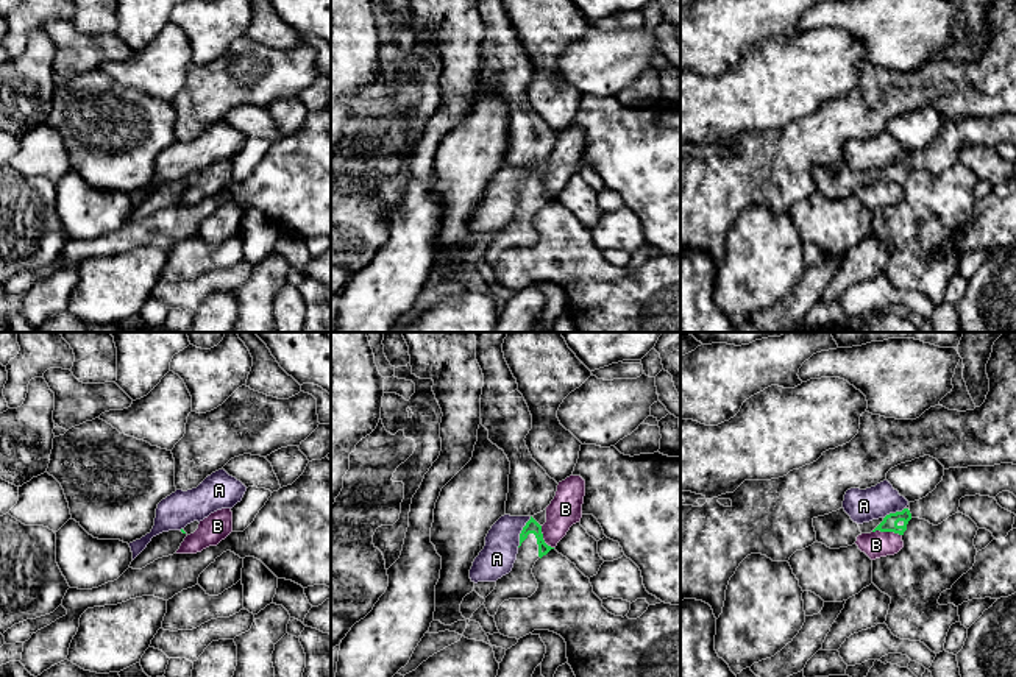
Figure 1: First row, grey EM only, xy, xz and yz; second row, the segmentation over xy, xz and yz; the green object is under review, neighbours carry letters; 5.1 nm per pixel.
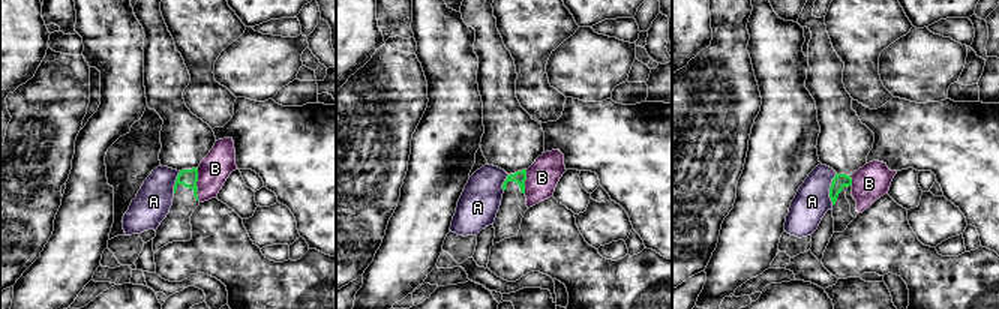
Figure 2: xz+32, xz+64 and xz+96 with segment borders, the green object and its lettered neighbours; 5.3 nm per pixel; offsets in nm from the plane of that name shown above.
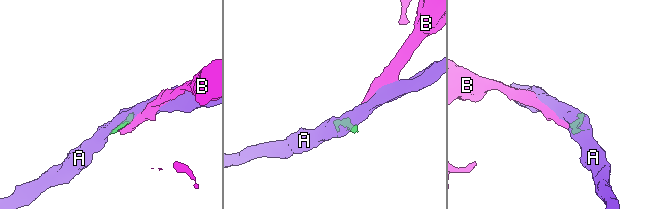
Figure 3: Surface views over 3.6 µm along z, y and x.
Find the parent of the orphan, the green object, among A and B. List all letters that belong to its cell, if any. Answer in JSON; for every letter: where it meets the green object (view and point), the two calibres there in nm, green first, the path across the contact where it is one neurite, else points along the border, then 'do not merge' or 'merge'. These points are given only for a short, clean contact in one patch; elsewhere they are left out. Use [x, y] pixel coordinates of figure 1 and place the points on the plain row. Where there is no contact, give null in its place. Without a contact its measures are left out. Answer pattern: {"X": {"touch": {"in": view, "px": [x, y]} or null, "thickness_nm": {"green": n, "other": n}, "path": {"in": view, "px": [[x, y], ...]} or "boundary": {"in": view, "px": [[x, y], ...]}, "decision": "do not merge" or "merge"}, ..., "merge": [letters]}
{"A": {"touch": {"in": "xz", "px": [522, 183]}, "thickness_nm": {"green": 70, "other": 180}, "decision": "do not merge"}, "B": {"touch": {"in": "yz", "px": [887, 181]}, "thickness_nm": {"green": 80, "other": 140}, "boundary": {"in": "yz", "px": [[873, 181], [893, 181], [901, 186]]}, "decision": "do not merge"}, "merge": []}

